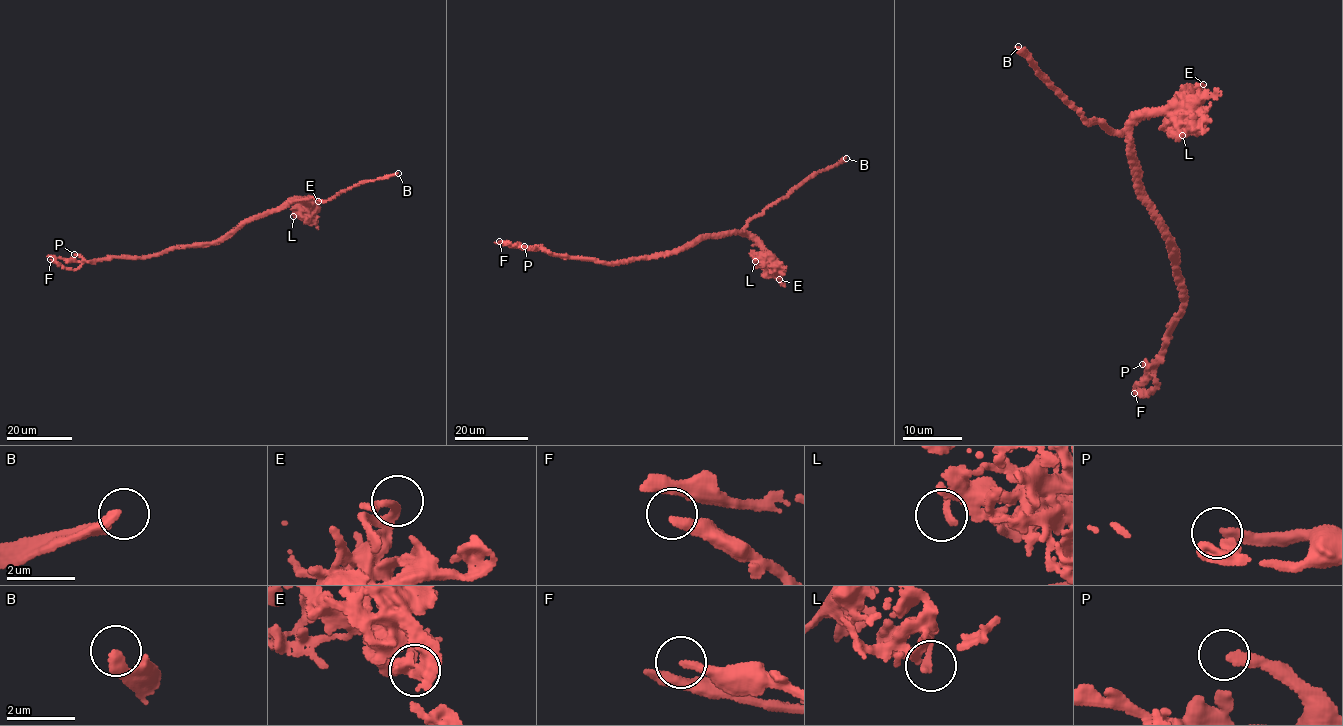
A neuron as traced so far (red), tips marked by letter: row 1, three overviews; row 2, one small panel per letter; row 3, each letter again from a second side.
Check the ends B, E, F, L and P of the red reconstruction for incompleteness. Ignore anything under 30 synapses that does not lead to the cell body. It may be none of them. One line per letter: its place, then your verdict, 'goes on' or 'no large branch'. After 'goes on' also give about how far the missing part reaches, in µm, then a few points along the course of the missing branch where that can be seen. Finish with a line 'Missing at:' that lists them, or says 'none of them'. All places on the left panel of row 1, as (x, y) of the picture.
B: at (398, 173); goes on; about 20 µm are missing; missing branch runs (398, 173), (424, 172), (436, 177)
E: at (318, 201); no large branch
F: at (50, 259); no large branch
L: at (293, 216); no large branch
P: at (74, 254); no large branch
Missing at: B

